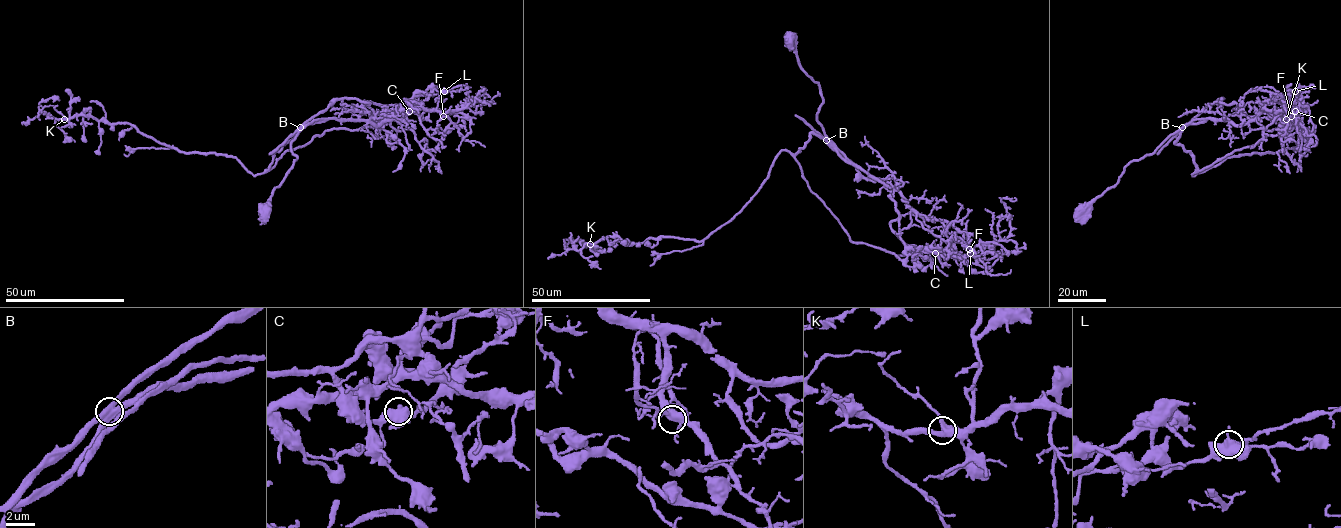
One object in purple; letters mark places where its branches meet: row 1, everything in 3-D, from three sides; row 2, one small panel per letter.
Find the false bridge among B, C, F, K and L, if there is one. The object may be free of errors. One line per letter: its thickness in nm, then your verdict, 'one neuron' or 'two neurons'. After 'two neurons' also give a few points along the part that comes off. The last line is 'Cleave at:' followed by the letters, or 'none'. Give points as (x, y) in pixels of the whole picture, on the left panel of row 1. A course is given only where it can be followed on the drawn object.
B: 480 nm thick; two neurons; foreign part runs (300, 128), (338, 99), (366, 102), (365, 108), (372, 116), (365, 101), (396, 105), (429, 86), (438, 88)
C: 500 nm thick; one neuron
F: 400 nm thick; one neuron
K: 400 nm thick; one neuron
L: 480 nm thick; one neuron
Cleave at: B

